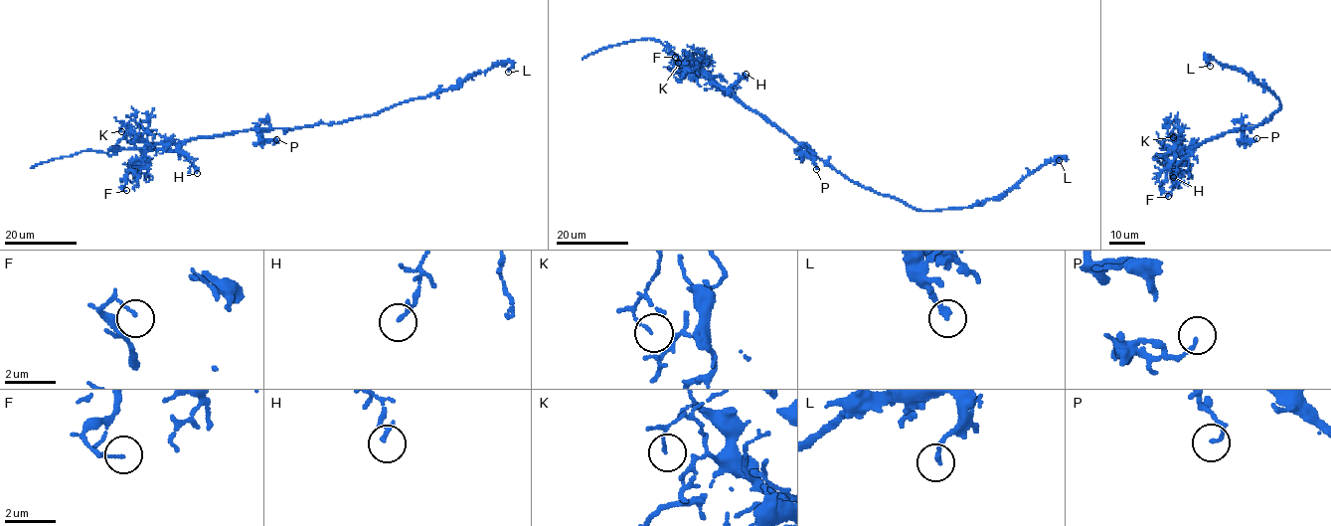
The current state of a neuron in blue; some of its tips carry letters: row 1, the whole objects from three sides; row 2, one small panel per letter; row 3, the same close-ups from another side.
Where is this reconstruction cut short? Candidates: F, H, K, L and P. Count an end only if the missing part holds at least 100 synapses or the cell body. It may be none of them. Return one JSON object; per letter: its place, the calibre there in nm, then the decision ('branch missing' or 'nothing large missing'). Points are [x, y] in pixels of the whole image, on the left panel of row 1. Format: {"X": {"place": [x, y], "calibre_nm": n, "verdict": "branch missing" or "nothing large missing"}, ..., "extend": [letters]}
{"F": {"place": [126, 190], "calibre_nm": 90, "verdict": "nothing large missing"}, "H": {"place": [197, 173], "calibre_nm": 150, "verdict": "nothing large missing"}, "K": {"place": [121, 131], "calibre_nm": 90, "verdict": "nothing large missing"}, "L": {"place": [508, 72], "calibre_nm": 200, "verdict": "nothing large missing"}, "P": {"place": [276, 139], "calibre_nm": 140, "verdict": "nothing large missing"}, "extend": []}

